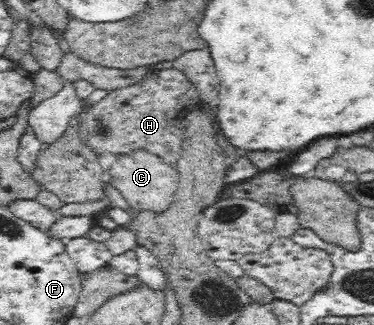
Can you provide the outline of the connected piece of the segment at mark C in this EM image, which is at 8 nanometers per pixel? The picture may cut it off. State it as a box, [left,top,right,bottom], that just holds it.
[107,147,179,212]

